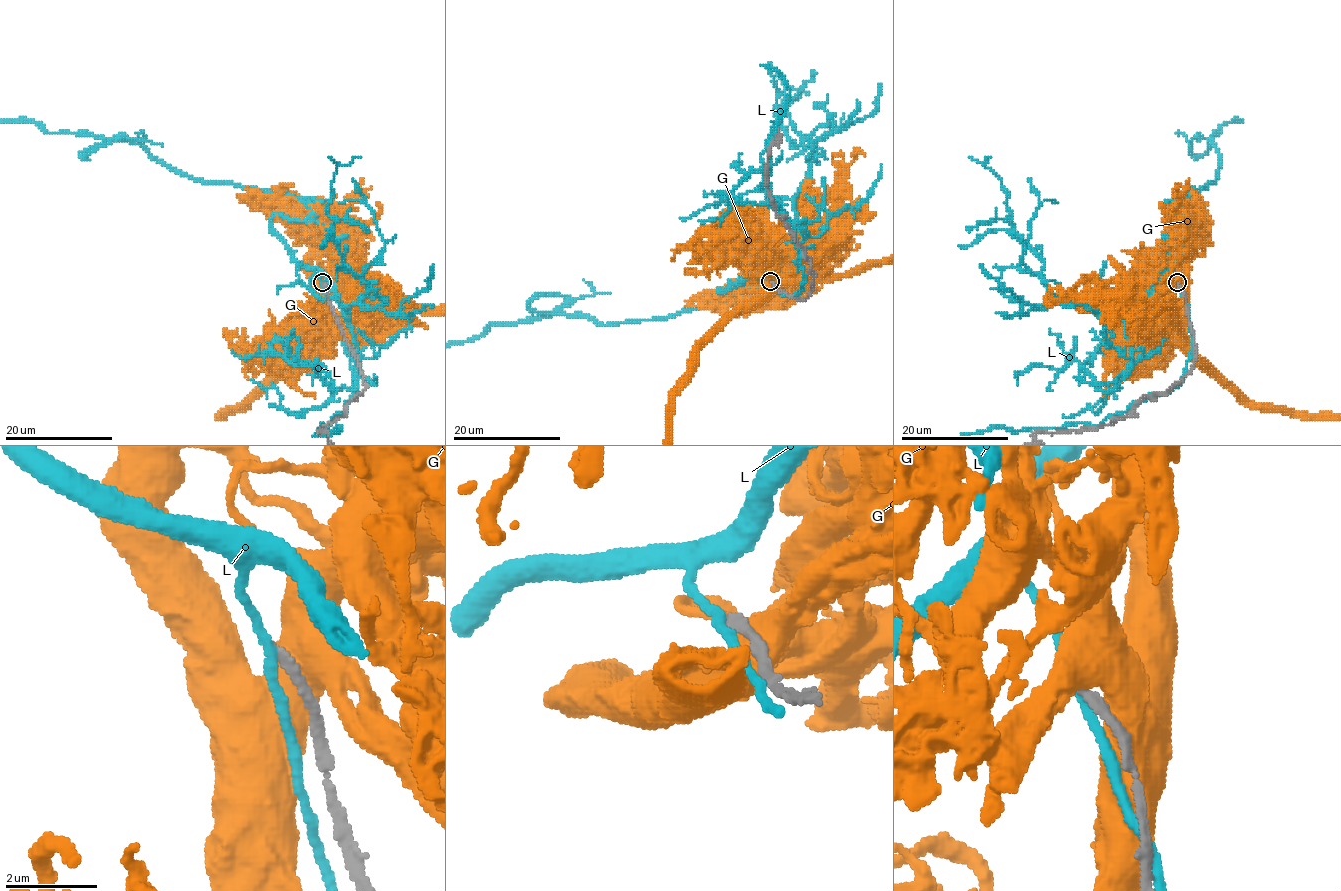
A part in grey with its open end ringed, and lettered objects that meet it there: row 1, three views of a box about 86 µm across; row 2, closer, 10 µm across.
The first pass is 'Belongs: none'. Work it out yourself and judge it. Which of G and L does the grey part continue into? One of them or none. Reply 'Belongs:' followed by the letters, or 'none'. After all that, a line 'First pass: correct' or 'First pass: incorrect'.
Belongs: none
First pass: correct

